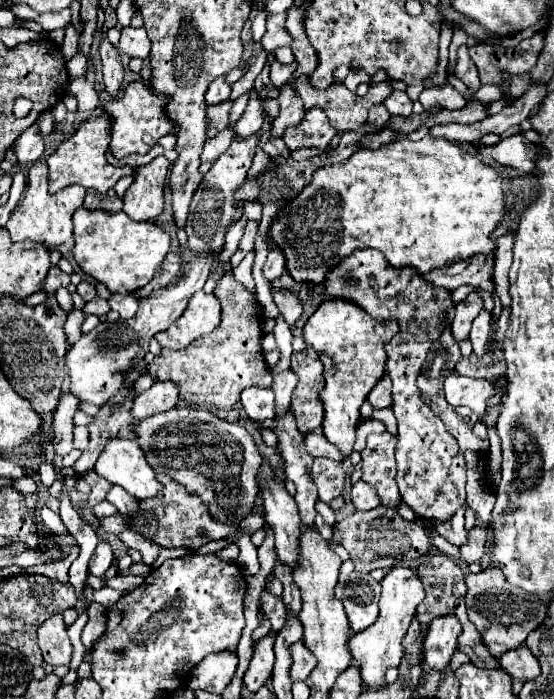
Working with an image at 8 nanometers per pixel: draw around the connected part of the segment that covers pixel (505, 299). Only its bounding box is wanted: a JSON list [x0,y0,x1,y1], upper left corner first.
[494,228,514,306]

